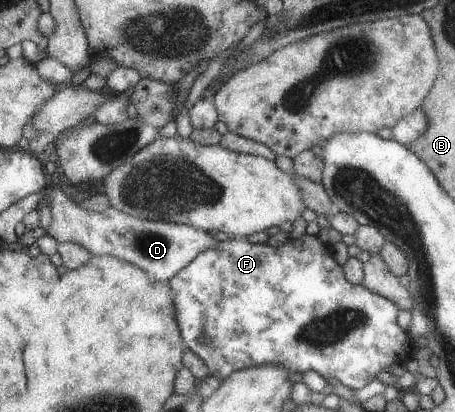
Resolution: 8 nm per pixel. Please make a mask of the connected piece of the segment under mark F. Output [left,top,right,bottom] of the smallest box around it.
[165,233,410,390]

